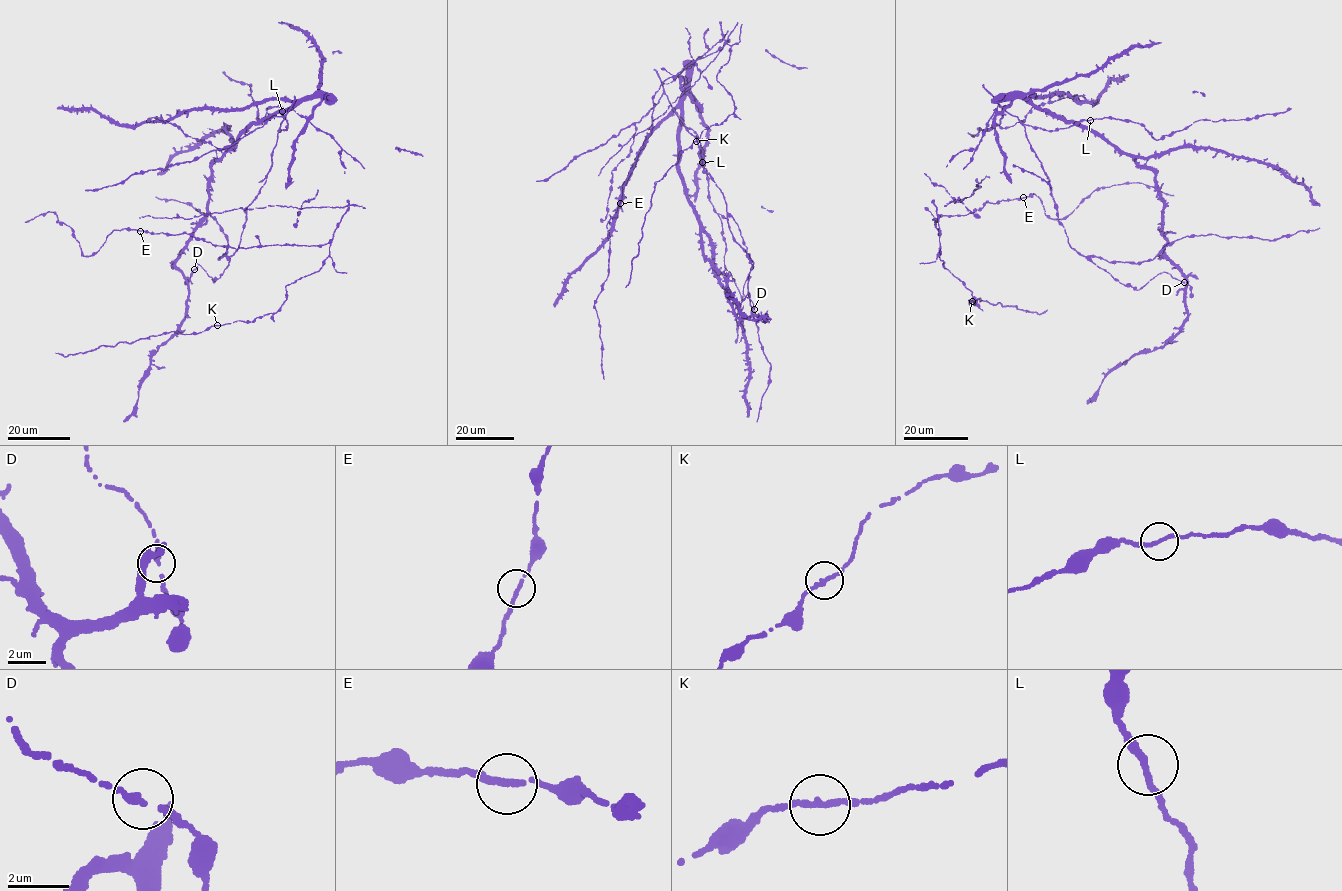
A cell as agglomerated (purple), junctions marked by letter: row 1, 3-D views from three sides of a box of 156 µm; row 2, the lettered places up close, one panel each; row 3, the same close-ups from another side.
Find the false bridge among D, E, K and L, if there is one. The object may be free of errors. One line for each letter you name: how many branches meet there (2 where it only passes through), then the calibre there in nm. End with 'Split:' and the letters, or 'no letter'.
Split: no letter

